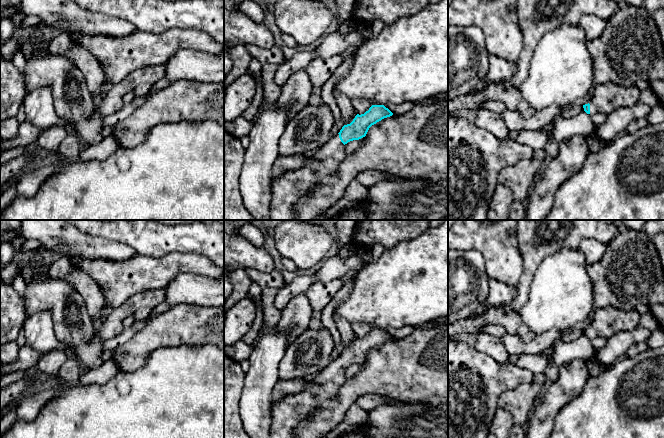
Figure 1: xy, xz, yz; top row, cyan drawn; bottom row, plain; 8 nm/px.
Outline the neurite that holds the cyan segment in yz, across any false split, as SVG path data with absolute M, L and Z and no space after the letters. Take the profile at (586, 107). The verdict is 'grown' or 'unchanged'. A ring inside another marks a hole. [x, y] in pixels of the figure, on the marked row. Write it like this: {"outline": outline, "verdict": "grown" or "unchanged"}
{"outline": "M614 83L595 84L593 97L583 105L589 115L610 114L619 107L631 107L639 102L640 91L637 87L623 87Z", "verdict": "grown"}

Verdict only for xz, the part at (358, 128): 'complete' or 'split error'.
split error

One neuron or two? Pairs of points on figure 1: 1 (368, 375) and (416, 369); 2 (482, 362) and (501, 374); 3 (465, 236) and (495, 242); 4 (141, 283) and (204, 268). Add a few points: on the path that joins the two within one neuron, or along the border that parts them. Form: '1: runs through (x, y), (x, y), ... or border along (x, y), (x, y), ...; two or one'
1: runs through (380, 374), (389, 369), (404, 369); one
2: runs through (487, 367), (496, 374); one
3: runs through (472, 236), (488, 236); one
4: runs through (157, 273), (173, 263), (188, 263); one

